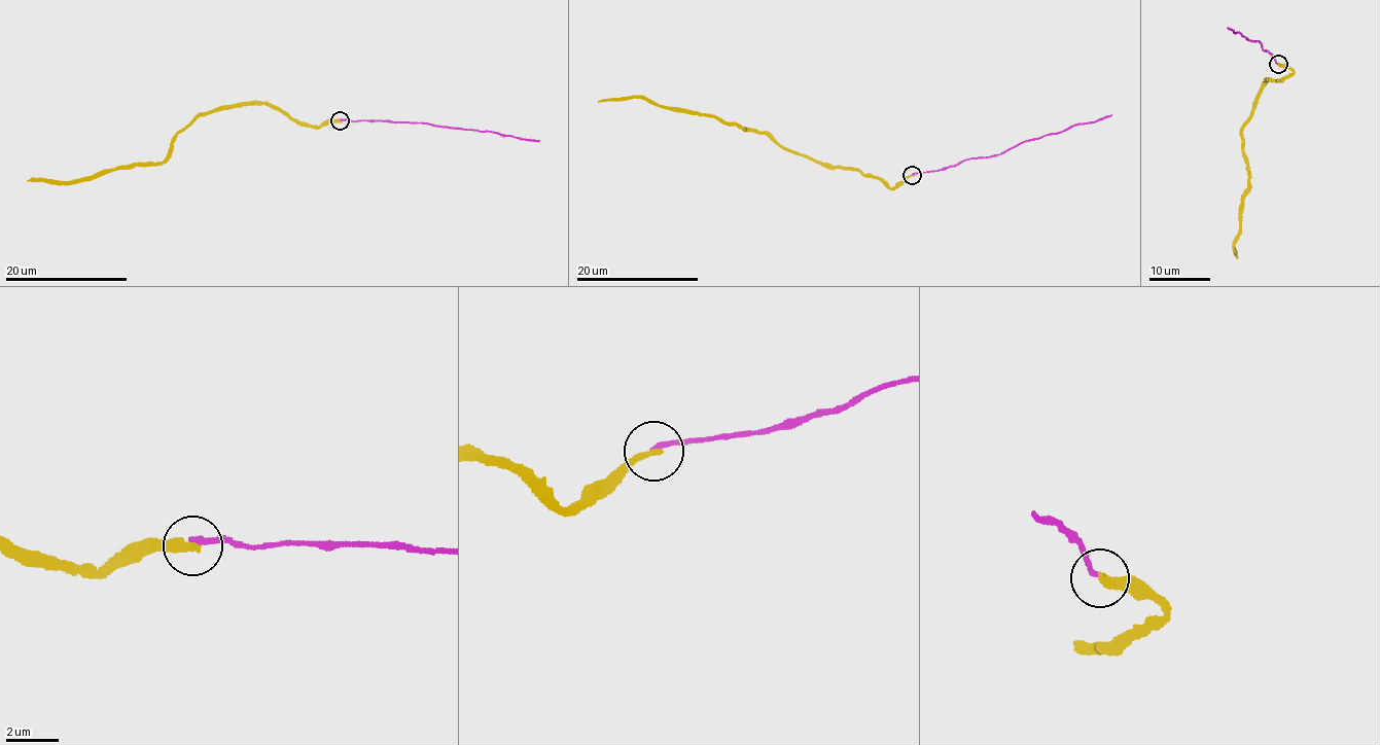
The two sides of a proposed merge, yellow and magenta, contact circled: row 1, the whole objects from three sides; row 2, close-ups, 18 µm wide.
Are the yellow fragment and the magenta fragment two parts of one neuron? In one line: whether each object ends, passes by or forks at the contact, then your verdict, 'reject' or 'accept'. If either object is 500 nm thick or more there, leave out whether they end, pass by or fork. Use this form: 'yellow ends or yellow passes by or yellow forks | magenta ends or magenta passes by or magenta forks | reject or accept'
yellow ends | magenta ends | reject

